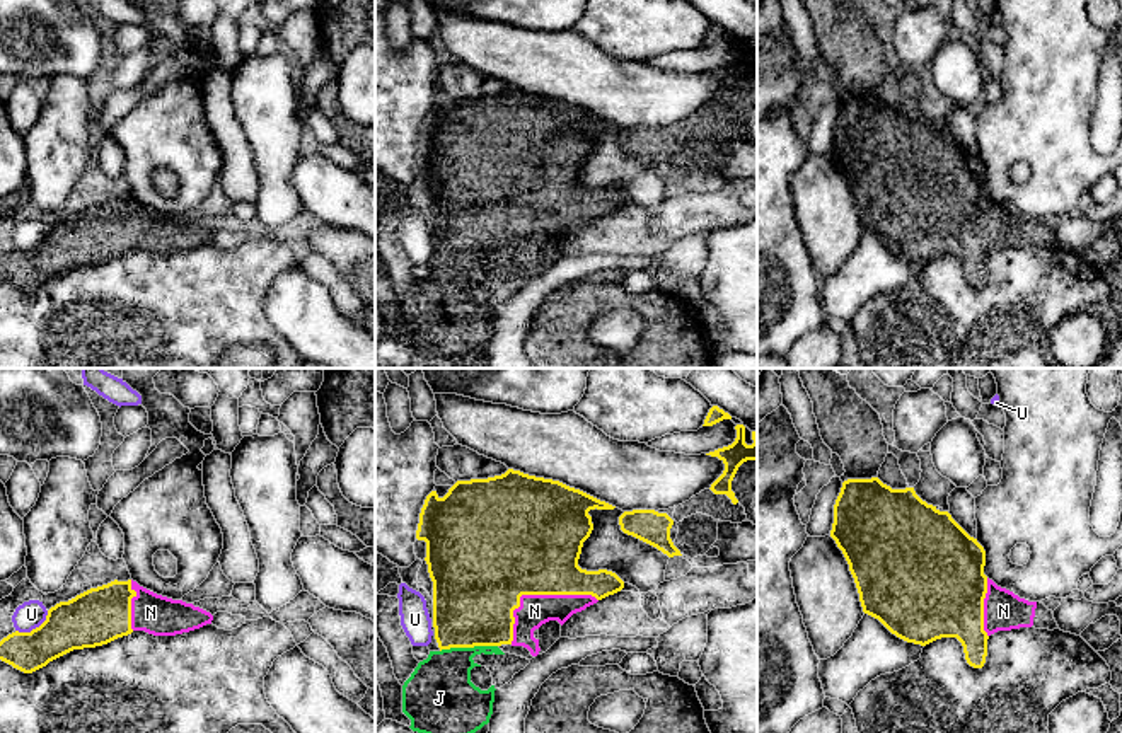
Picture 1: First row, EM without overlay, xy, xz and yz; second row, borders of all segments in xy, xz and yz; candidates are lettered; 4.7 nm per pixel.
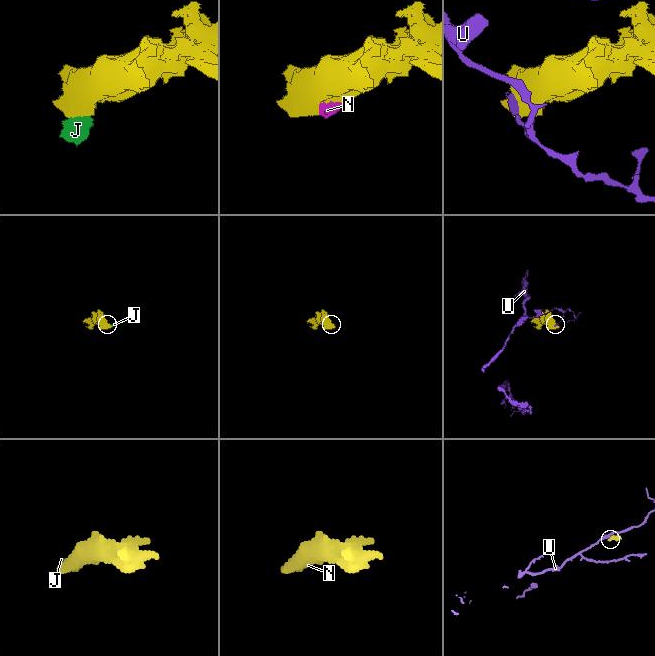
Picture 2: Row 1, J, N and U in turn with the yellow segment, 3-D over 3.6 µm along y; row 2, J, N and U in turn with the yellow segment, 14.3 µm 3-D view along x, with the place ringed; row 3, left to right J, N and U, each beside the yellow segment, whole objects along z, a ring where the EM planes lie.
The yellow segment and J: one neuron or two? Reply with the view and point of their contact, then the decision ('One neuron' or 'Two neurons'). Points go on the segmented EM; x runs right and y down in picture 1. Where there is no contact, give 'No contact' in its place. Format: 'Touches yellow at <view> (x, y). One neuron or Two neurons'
Touches yellow at xz (468, 646). One neuron

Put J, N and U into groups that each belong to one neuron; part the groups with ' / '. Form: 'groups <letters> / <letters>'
groups J N / U

